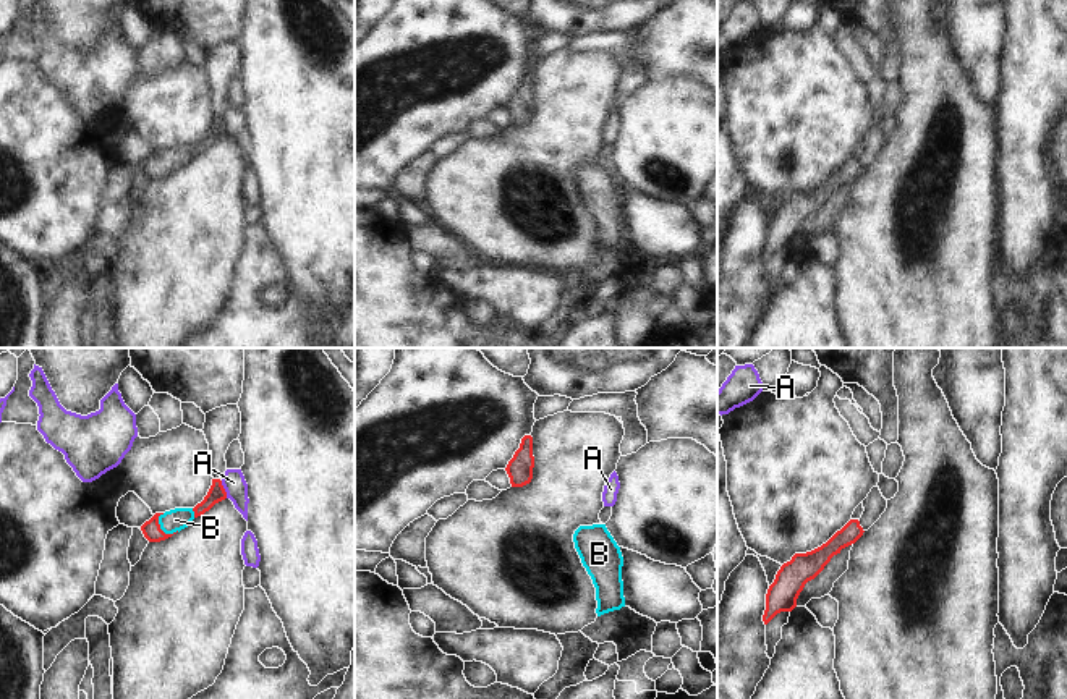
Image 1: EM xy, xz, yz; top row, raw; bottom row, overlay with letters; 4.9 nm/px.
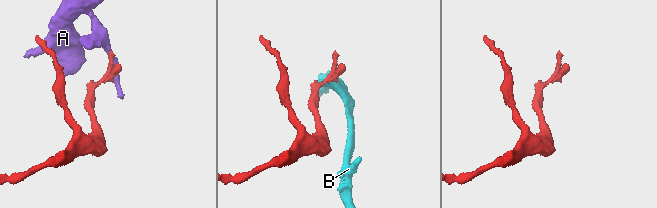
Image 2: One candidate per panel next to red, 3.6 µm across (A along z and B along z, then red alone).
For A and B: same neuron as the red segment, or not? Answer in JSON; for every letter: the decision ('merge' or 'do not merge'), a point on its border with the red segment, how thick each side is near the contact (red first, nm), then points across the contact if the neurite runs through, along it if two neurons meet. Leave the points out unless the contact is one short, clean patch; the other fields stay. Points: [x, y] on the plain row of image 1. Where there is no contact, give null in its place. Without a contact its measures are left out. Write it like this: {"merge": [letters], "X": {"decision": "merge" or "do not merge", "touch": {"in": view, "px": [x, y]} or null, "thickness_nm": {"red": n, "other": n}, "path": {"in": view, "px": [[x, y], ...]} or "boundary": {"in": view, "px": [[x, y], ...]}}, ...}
{"merge": ["B"], "A": {"decision": "do not merge", "touch": {"in": "xy", "px": [224, 127]}, "thickness_nm": {"red": 90, "other": 120}}, "B": {"decision": "merge", "touch": {"in": "xy", "px": [162, 169]}, "thickness_nm": {"red": 90, "other": 110}, "path": {"in": "xy", "px": [[151, 167], [162, 169], [175, 157]]}}}

